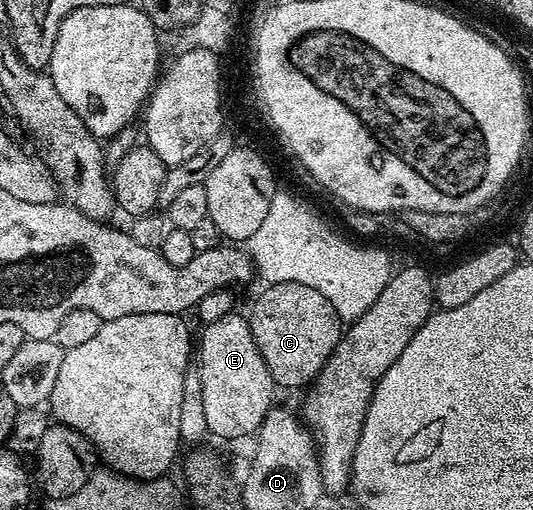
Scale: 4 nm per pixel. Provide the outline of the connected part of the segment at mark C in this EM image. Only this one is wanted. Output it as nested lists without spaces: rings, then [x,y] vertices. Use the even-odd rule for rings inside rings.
[[[274,282],[263,288],[252,306],[252,314],[247,315],[254,344],[258,344],[258,352],[262,352],[262,360],[266,360],[266,368],[277,387],[307,387],[340,343],[340,316],[330,300],[306,284]]]

